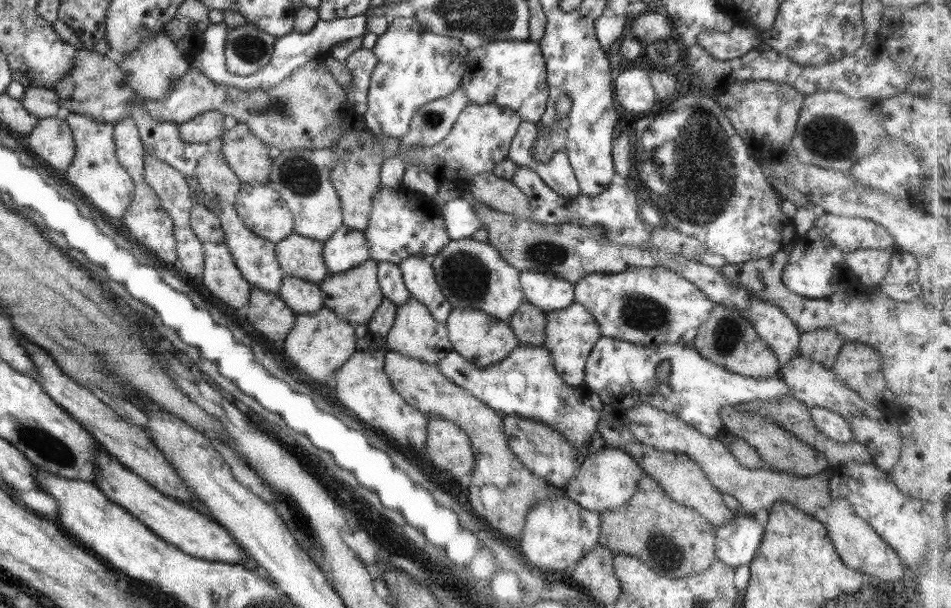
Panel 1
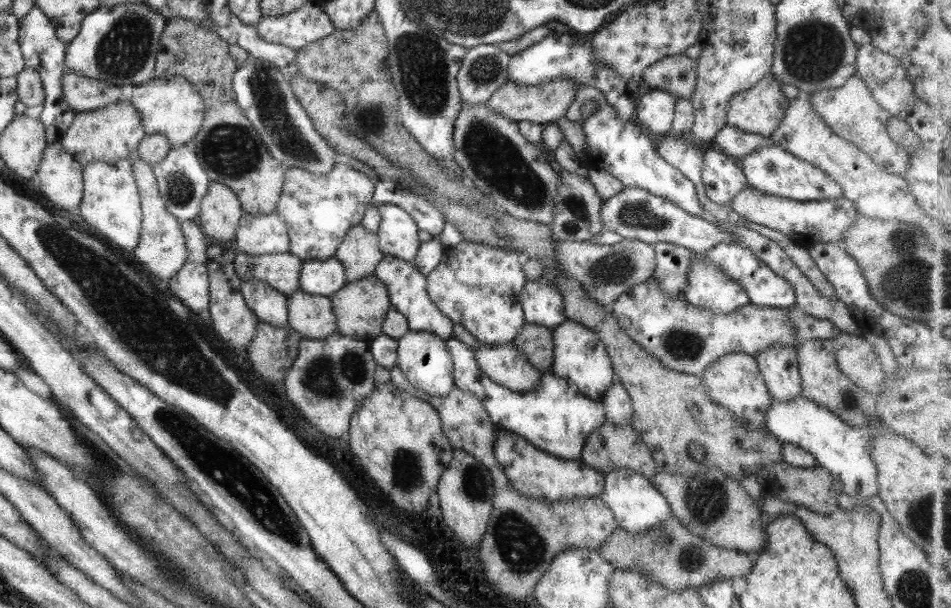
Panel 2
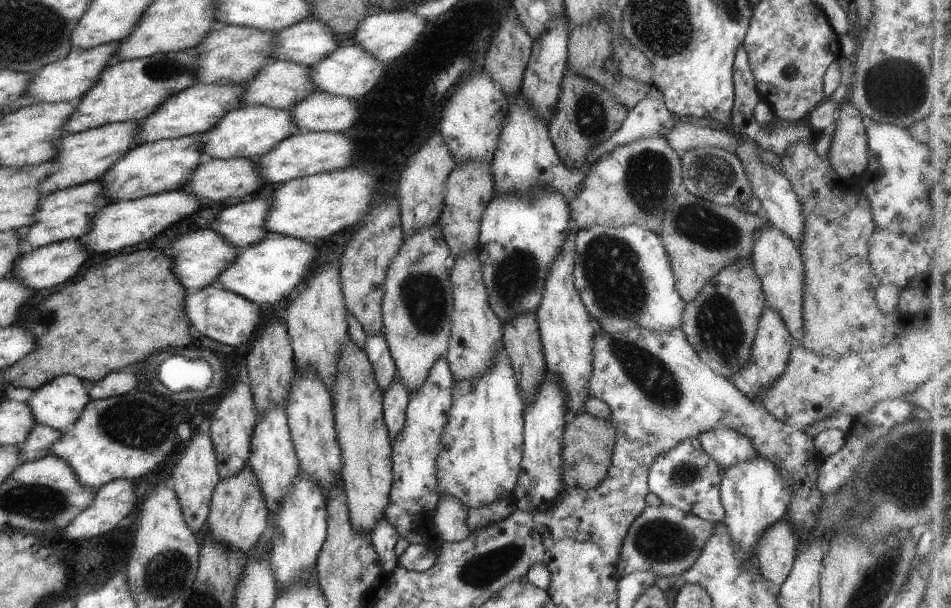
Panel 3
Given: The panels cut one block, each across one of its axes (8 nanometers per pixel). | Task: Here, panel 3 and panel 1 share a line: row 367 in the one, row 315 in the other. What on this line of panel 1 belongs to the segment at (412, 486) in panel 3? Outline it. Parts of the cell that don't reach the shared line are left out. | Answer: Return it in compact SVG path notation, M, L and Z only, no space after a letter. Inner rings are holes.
M421 254L408 256L398 265L401 280L411 298L427 307L427 311L435 321L446 323L451 306L445 301L443 294L435 282L429 257Z

